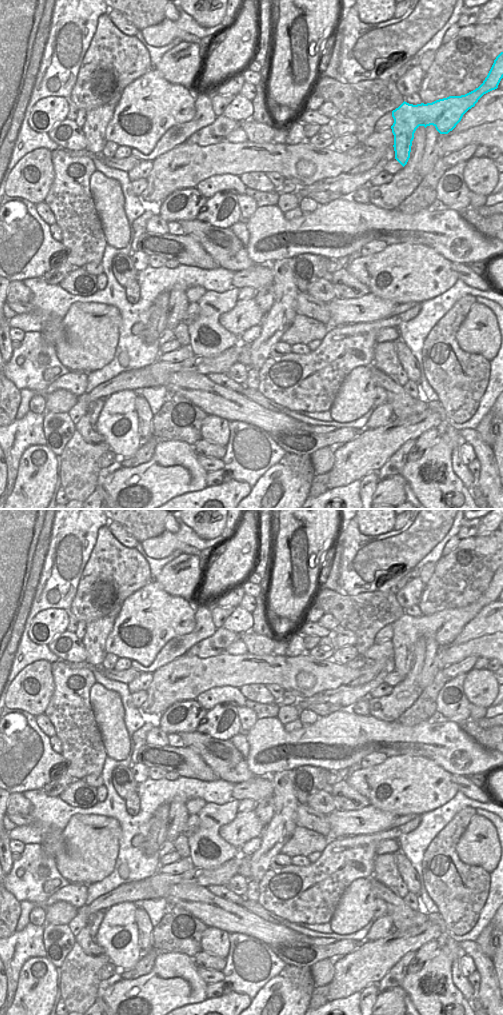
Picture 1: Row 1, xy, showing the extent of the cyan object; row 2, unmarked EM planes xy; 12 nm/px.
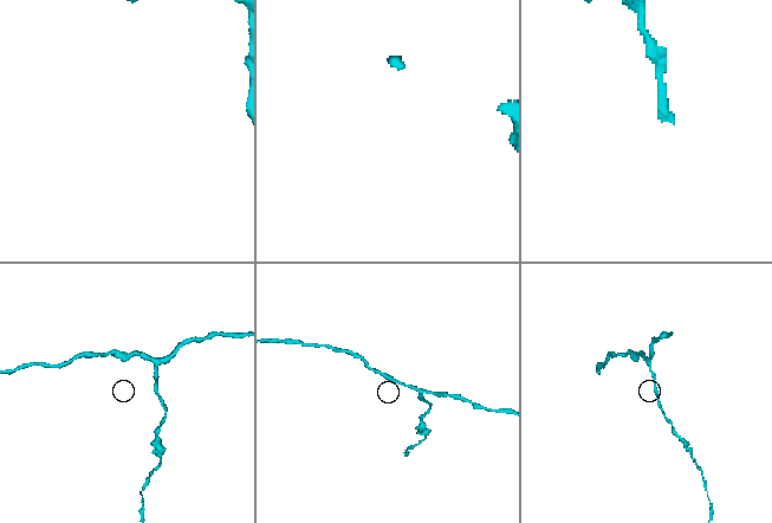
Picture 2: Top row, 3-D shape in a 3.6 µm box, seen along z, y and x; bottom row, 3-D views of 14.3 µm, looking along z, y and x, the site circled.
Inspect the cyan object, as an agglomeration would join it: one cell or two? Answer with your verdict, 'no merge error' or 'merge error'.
no merge error

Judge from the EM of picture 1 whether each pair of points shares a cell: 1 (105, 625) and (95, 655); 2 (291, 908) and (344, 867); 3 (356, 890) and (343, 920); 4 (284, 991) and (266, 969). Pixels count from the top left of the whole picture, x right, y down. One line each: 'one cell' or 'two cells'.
1: one cell
2: one cell
3: one cell
4: two cells

